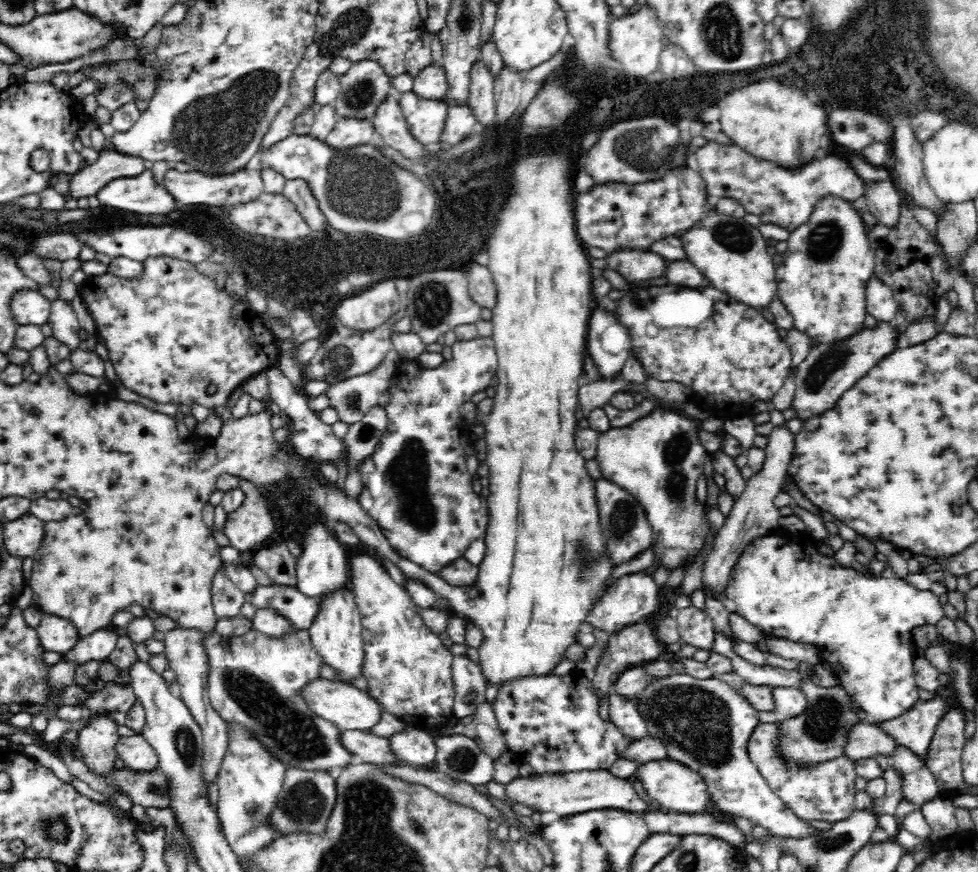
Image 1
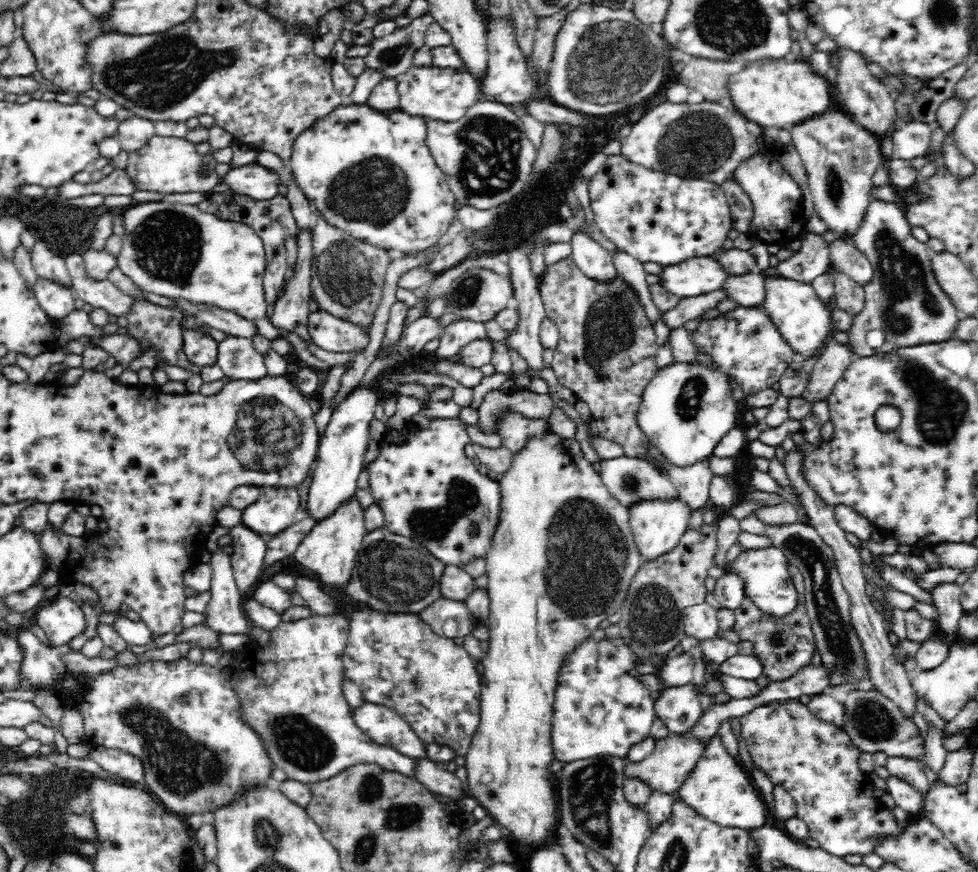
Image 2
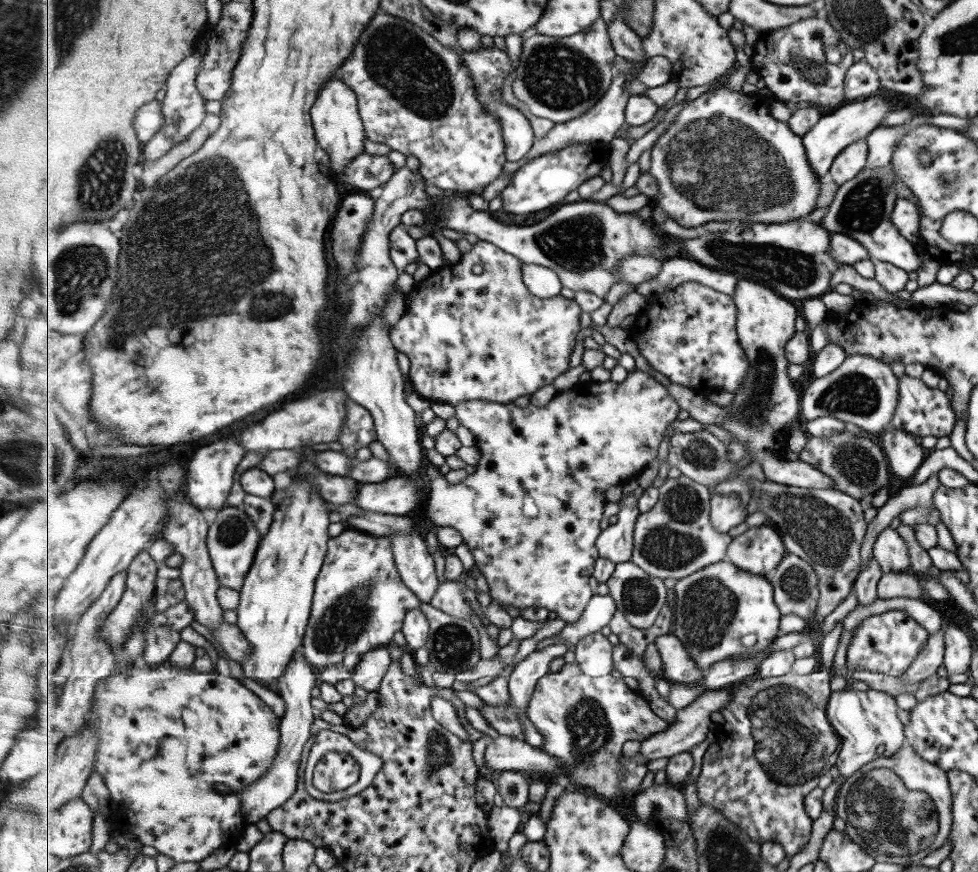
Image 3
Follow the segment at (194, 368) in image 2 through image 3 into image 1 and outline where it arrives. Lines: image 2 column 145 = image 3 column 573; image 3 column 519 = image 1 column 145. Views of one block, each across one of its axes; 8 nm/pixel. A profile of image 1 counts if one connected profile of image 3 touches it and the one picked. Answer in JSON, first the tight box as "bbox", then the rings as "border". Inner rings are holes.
{"bbox":[77,256,283,408],"border":[[[152,256],[146,258],[144,262],[141,262],[141,272],[134,277],[120,278],[110,272],[102,274],[102,276],[94,276],[94,278],[88,278],[77,287],[77,294],[82,297],[88,312],[92,315],[95,323],[95,333],[98,336],[98,342],[102,342],[109,352],[109,361],[112,362],[113,368],[116,371],[116,376],[120,378],[120,382],[124,384],[124,388],[128,388],[130,392],[136,392],[144,398],[151,398],[154,402],[160,402],[160,404],[188,404],[188,406],[206,406],[206,408],[222,407],[226,404],[226,401],[230,399],[232,393],[242,384],[260,374],[260,372],[267,372],[268,369],[276,367],[279,364],[280,355],[283,351],[281,341],[274,333],[270,332],[264,325],[262,317],[250,306],[246,299],[232,298],[228,296],[224,289],[218,290],[216,282],[212,278],[198,272],[194,263],[187,260],[180,260],[174,256]],[[214,384],[216,386],[216,392],[214,394],[208,394],[208,386]]]}

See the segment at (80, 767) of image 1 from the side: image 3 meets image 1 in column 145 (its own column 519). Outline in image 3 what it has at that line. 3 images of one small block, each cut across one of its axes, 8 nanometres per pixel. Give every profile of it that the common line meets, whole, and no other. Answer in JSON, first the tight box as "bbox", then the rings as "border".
{"bbox":[498,771,531,808],"border":[[[503,771],[499,776],[498,792],[507,806],[521,808],[529,801],[531,779],[521,771]]]}

